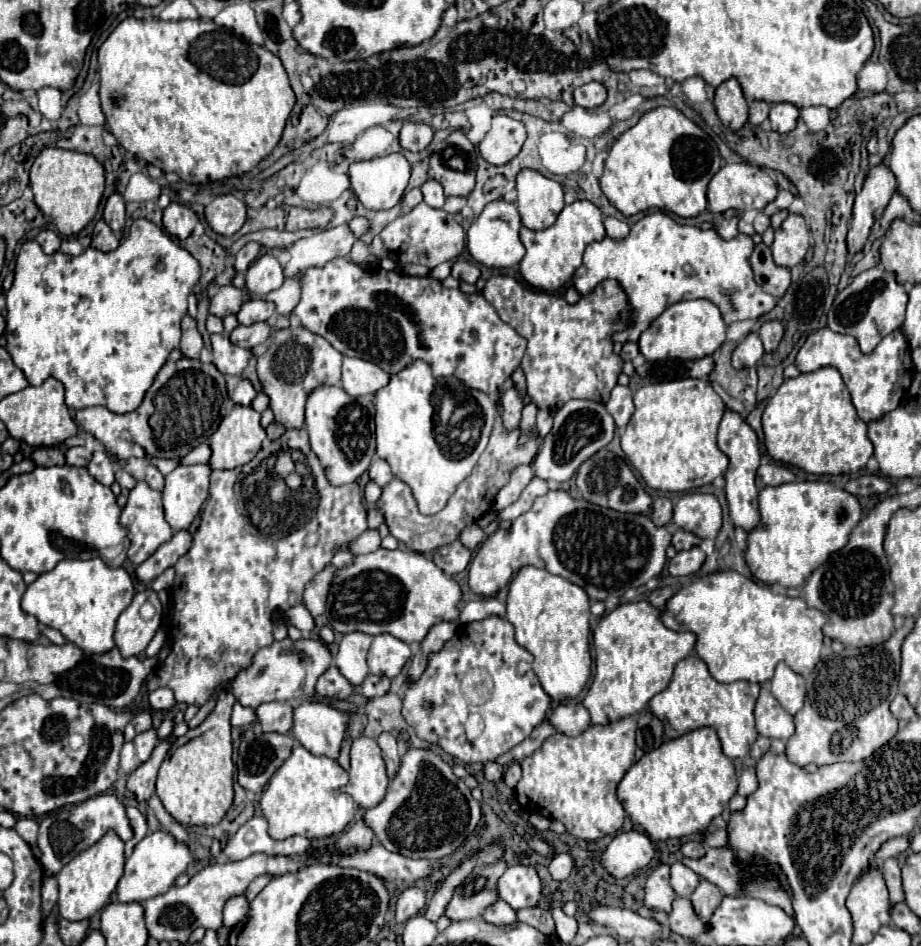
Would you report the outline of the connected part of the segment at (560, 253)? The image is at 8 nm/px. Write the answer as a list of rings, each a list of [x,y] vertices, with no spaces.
[[[576,200],[568,206],[564,206],[564,210],[558,214],[558,220],[554,222],[554,226],[546,228],[546,230],[530,230],[530,228],[522,226],[520,240],[526,248],[526,256],[520,262],[520,274],[534,288],[540,288],[546,292],[558,290],[572,278],[576,268],[582,264],[584,248],[590,242],[602,240],[604,236],[606,236],[606,230],[602,224],[600,208],[588,200]]]

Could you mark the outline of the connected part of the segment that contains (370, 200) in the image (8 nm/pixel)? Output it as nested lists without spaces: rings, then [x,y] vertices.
[[[388,154],[382,158],[372,158],[372,160],[362,160],[362,162],[350,164],[348,176],[350,176],[352,192],[364,204],[364,208],[390,210],[392,206],[396,206],[402,200],[404,190],[406,190],[408,180],[410,180],[410,172],[412,172],[412,166],[404,158],[404,154]]]

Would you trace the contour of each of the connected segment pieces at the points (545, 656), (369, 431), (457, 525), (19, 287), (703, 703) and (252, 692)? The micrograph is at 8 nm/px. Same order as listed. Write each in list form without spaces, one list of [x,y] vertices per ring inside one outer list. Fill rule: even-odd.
[[[522,566],[510,586],[506,618],[516,630],[516,642],[534,656],[534,672],[546,694],[560,702],[582,692],[590,678],[590,598],[584,588],[544,568]]]
[[[318,386],[306,400],[306,432],[310,434],[312,452],[320,458],[328,480],[334,486],[354,482],[376,454],[374,438],[374,404],[370,396],[350,396],[340,386]]]
[[[498,402],[498,414],[496,414],[496,424],[492,428],[492,434],[490,434],[490,442],[486,446],[486,450],[482,452],[478,464],[474,466],[472,474],[456,488],[456,492],[450,496],[448,504],[444,506],[444,510],[440,510],[438,514],[432,514],[432,516],[426,516],[426,514],[420,514],[418,506],[416,506],[416,500],[412,496],[412,490],[406,482],[394,478],[388,486],[384,486],[382,490],[382,496],[380,496],[380,510],[384,512],[384,518],[386,518],[386,524],[390,526],[390,534],[406,544],[410,550],[414,552],[434,552],[438,550],[440,546],[446,546],[450,542],[454,542],[458,538],[458,534],[468,526],[468,524],[474,524],[478,522],[486,512],[492,510],[494,506],[494,498],[496,494],[500,492],[502,486],[508,484],[510,480],[510,474],[522,466],[522,464],[530,464],[536,454],[538,454],[538,448],[540,448],[540,442],[538,442],[538,434],[536,430],[530,432],[528,440],[524,444],[520,444],[520,428],[514,428],[510,432],[506,432],[504,424],[502,424],[502,402]]]
[[[138,218],[132,228],[130,228],[130,234],[120,242],[120,246],[112,252],[102,252],[102,250],[96,250],[96,248],[86,248],[82,254],[78,256],[68,256],[68,254],[62,254],[62,252],[56,252],[56,254],[44,254],[40,244],[36,240],[30,240],[30,242],[24,242],[20,252],[18,252],[18,258],[16,258],[16,270],[14,270],[14,284],[12,288],[6,292],[6,308],[8,308],[8,316],[6,316],[6,322],[8,322],[8,334],[6,334],[6,350],[10,352],[14,364],[24,372],[24,376],[28,378],[28,382],[32,386],[40,386],[40,382],[44,382],[48,376],[60,380],[66,388],[66,406],[70,410],[80,410],[80,408],[88,408],[88,406],[104,406],[108,408],[110,412],[114,414],[126,414],[126,412],[132,412],[140,406],[146,390],[152,386],[152,380],[154,376],[158,374],[158,370],[164,366],[164,362],[168,360],[168,354],[178,348],[180,344],[180,320],[184,318],[186,314],[186,306],[188,306],[188,294],[192,292],[194,284],[198,282],[200,278],[200,266],[196,262],[196,258],[180,248],[162,228],[158,228],[154,222],[146,220],[146,218]]]
[[[692,654],[676,664],[674,676],[666,686],[666,690],[662,690],[650,700],[650,710],[662,720],[668,736],[672,738],[702,726],[714,728],[722,742],[722,752],[730,760],[734,760],[734,758],[744,758],[758,736],[754,728],[754,706],[756,706],[760,688],[762,688],[760,684],[752,684],[744,680],[732,682],[732,684],[716,682],[710,676],[706,664]]]
[[[300,638],[300,640],[274,640],[270,646],[260,648],[252,664],[240,670],[230,682],[230,692],[242,706],[256,708],[264,702],[302,702],[316,696],[318,678],[332,666],[332,652],[322,640]]]

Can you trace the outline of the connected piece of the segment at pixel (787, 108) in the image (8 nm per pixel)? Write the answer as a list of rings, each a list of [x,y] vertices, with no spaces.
[[[778,102],[770,106],[770,124],[774,132],[792,132],[800,118],[800,110],[790,102]]]

